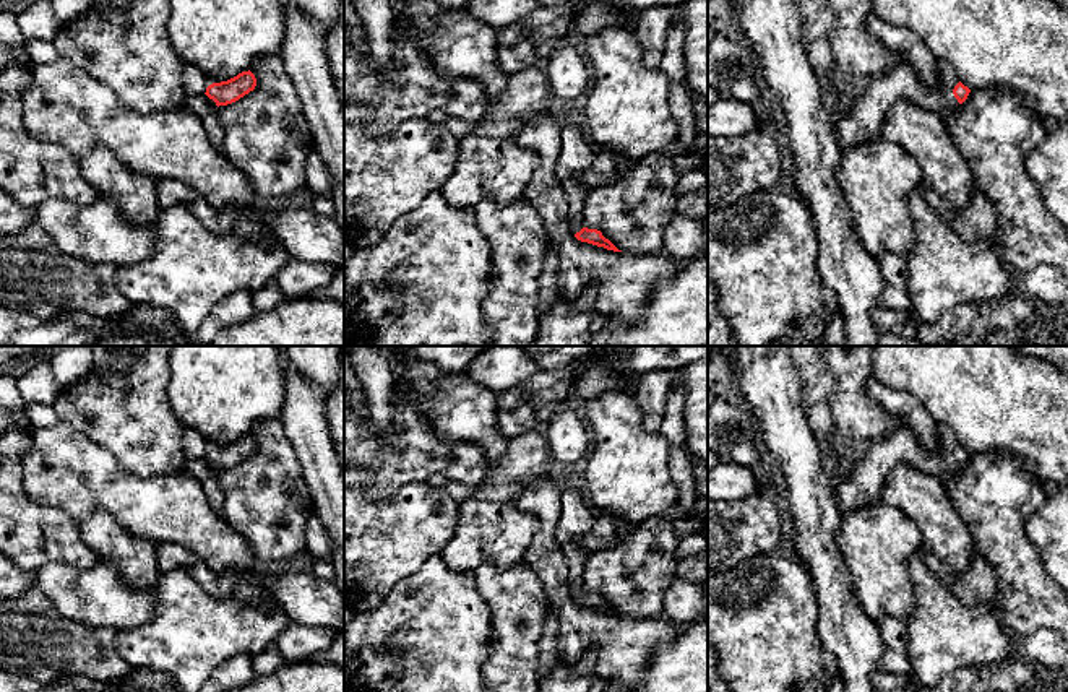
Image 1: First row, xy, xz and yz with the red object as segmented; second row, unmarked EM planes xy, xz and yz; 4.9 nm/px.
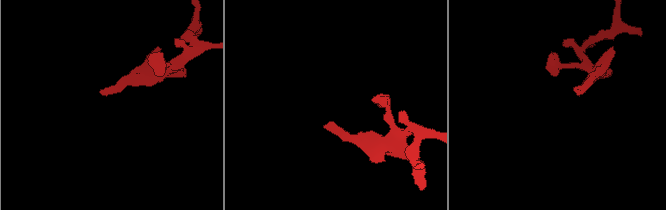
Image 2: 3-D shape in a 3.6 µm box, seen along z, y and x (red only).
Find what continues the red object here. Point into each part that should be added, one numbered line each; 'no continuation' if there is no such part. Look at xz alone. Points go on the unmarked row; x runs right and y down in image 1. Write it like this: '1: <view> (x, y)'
1: xz (575, 520)

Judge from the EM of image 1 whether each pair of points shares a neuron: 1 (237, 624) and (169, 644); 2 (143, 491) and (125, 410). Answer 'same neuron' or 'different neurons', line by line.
1: same neuron
2: different neurons

